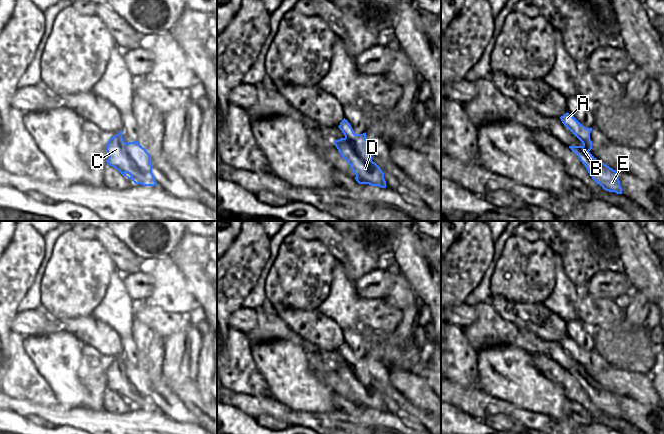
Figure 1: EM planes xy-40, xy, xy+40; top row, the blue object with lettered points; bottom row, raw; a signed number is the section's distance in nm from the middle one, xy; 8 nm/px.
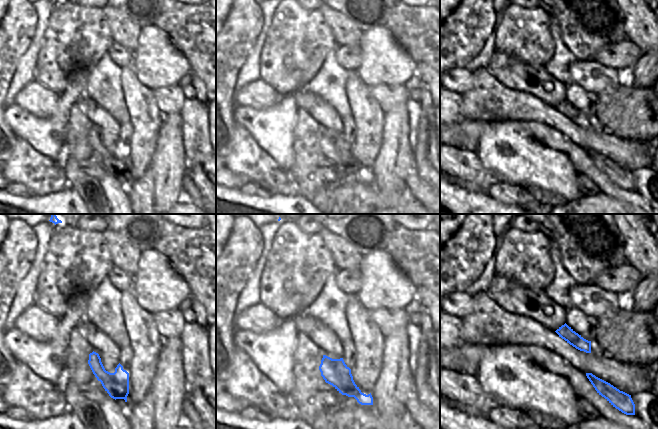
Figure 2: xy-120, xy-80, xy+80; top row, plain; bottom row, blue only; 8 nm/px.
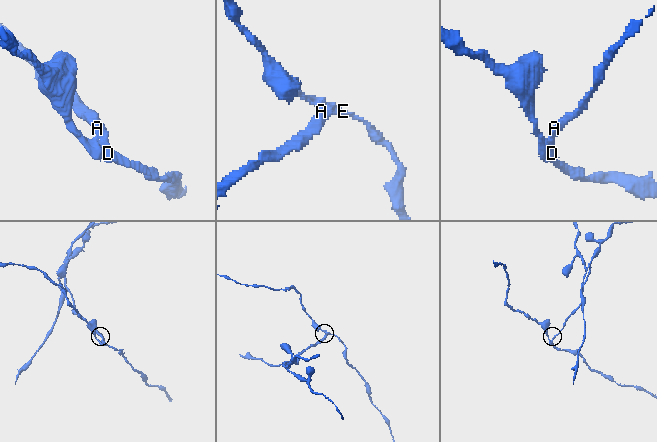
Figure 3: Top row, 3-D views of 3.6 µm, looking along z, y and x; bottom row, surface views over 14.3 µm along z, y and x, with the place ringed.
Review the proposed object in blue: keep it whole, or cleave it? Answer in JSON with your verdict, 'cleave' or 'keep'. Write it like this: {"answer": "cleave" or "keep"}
{"answer": "cleave"}

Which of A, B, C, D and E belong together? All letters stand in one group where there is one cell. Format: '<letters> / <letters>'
A / B C D E

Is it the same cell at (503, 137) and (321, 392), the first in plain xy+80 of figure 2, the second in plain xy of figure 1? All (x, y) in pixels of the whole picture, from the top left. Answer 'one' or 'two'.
one

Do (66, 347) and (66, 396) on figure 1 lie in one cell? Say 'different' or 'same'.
same

